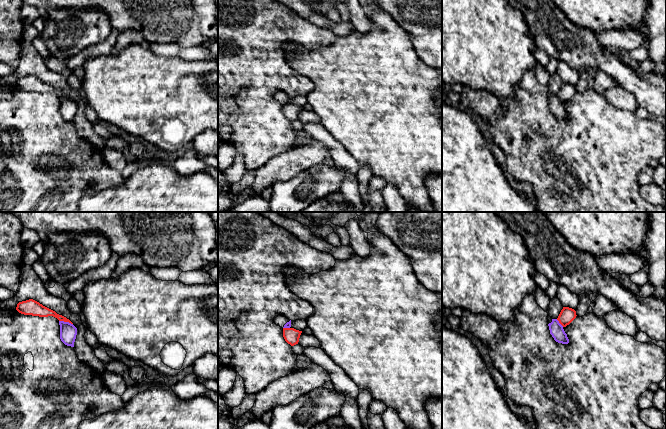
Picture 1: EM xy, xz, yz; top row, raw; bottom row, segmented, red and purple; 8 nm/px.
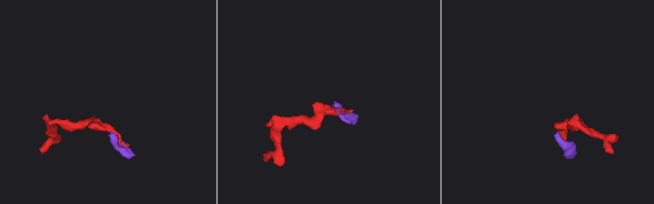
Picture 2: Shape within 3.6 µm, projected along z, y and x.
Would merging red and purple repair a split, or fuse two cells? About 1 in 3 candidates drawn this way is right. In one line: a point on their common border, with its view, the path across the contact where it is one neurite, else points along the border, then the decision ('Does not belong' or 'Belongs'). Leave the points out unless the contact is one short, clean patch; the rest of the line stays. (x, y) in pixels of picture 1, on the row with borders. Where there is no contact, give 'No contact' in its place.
Touches red at xy (66, 321). Boundary: xy (59, 320), (72, 324). Does not belong

